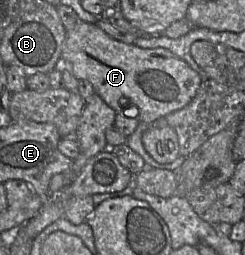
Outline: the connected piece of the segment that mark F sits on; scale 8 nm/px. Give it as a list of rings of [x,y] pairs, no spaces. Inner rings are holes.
[[[81,21],[66,33],[59,67],[70,70],[78,80],[89,81],[95,93],[115,112],[124,111],[124,115],[135,115],[134,108],[137,108],[140,122],[150,124],[142,135],[142,143],[155,161],[169,164],[180,156],[177,133],[167,123],[165,116],[185,107],[202,83],[200,75],[185,61],[166,48],[143,49],[134,44],[123,43],[109,36],[97,25]]]

